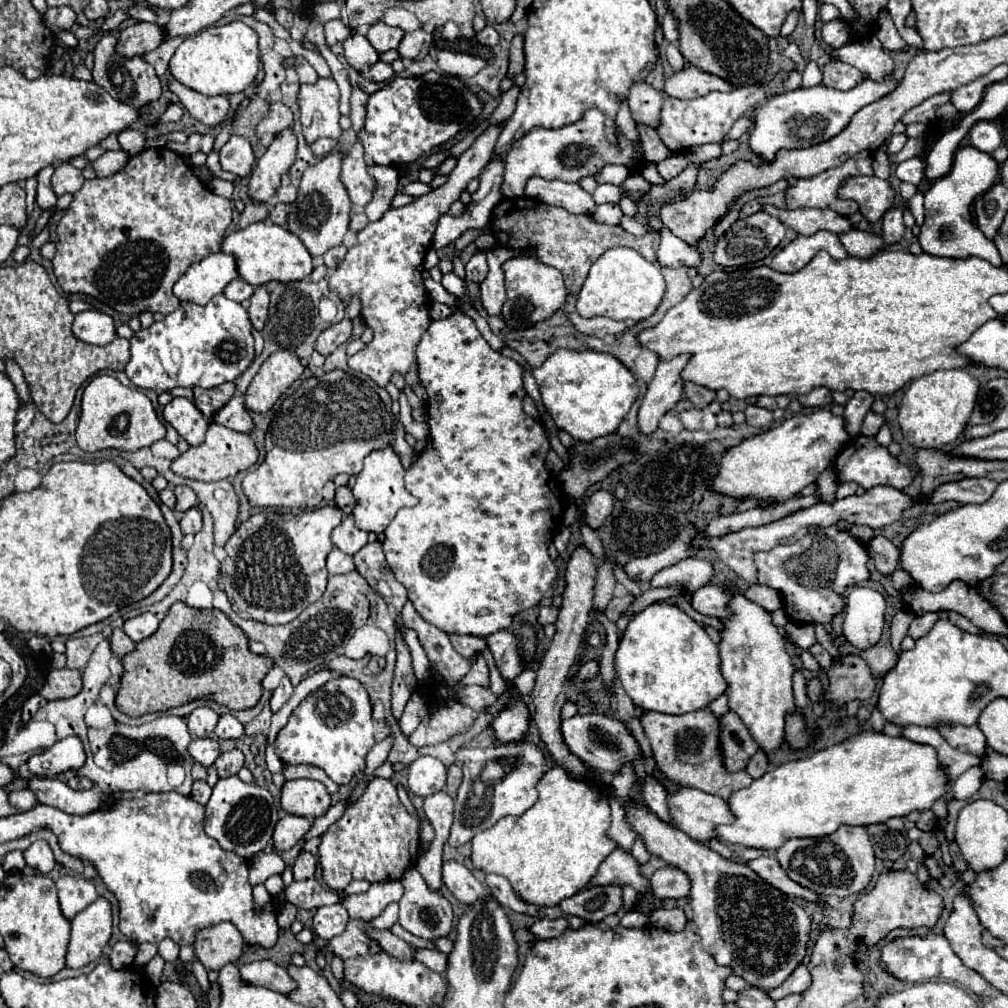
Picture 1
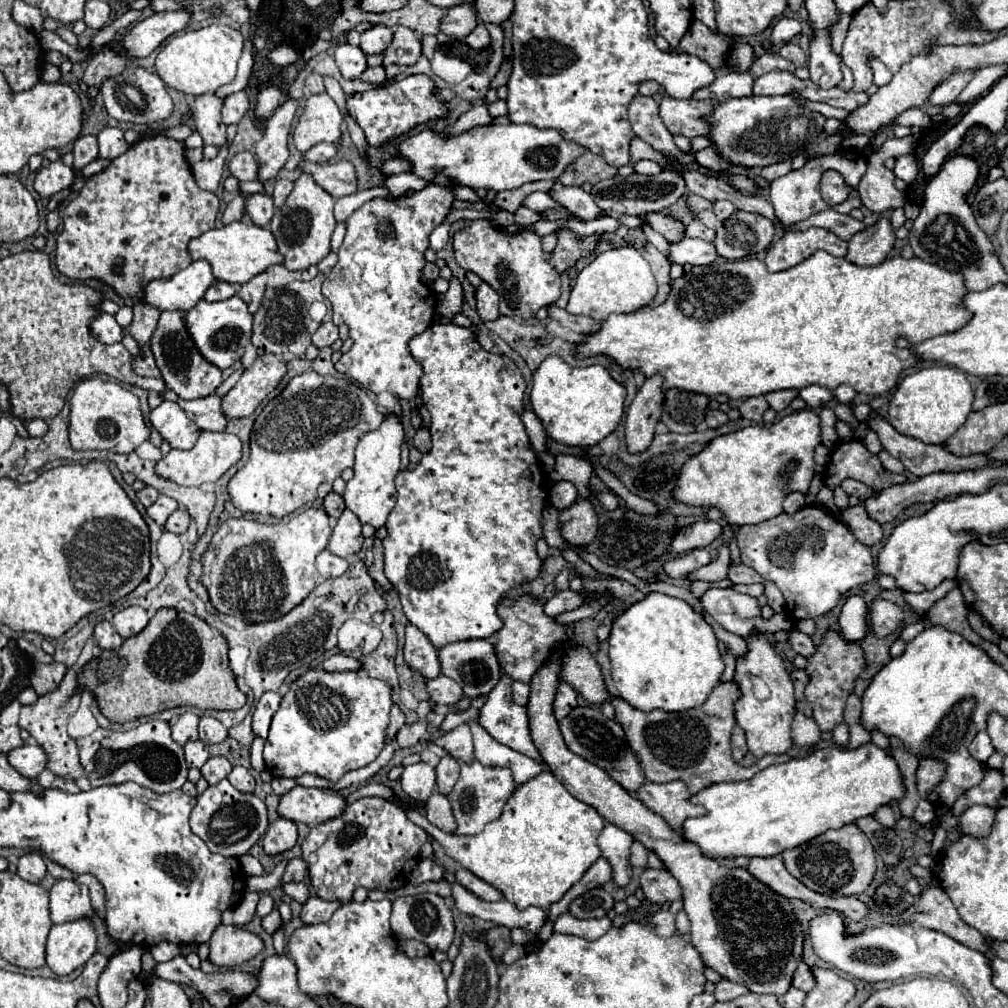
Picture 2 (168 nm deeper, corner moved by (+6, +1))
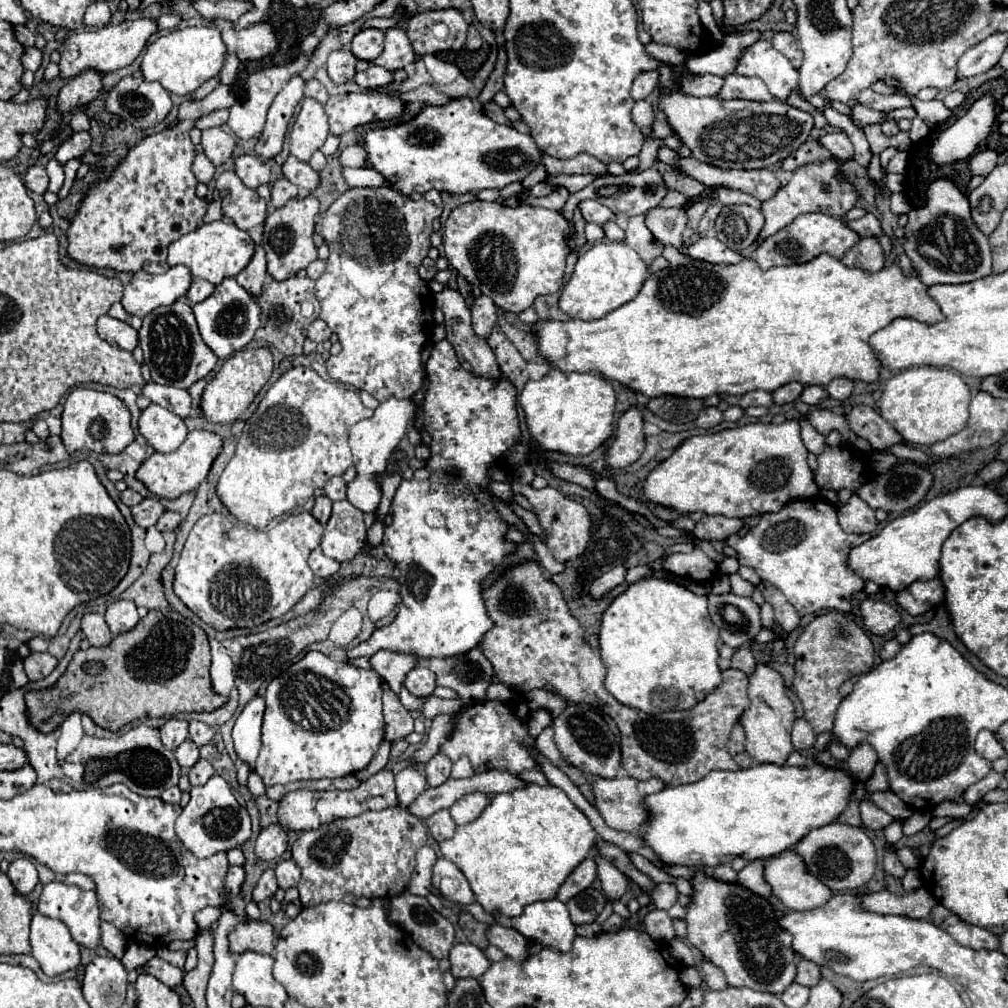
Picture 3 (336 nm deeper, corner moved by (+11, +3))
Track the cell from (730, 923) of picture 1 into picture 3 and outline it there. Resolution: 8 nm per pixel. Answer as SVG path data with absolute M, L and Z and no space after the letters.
M702 870L692 878L692 886L692 904L686 908L688 940L706 960L722 968L730 986L782 994L796 978L796 954L792 952L792 936L778 926L772 904L740 884L718 882Z

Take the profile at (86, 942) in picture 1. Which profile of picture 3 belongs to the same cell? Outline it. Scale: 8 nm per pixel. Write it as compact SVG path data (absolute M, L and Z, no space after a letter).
M34 914L30 922L30 946L46 976L64 974L80 964L80 948L60 920Z

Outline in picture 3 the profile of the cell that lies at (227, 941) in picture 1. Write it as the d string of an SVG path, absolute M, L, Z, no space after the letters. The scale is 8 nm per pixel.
M240 920L230 932L230 952L274 952L274 926L266 920Z

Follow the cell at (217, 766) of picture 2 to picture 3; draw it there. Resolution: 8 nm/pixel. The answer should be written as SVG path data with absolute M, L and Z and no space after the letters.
M198 760L198 762L190 768L190 772L188 772L188 780L190 780L192 786L202 786L202 784L208 782L208 778L210 778L212 774L214 774L212 764L206 762L206 760Z

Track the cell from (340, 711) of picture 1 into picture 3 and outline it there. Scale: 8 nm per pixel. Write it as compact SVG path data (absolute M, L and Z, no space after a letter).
M310 650L266 688L262 750L256 774L264 786L296 780L342 778L364 770L384 740L382 678L374 670L334 662Z

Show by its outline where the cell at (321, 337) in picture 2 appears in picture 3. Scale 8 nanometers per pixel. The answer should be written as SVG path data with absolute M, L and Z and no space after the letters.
M314 320L310 326L308 326L308 338L310 340L314 340L314 342L324 342L324 340L328 340L332 336L332 330L326 326L326 322L324 320Z

